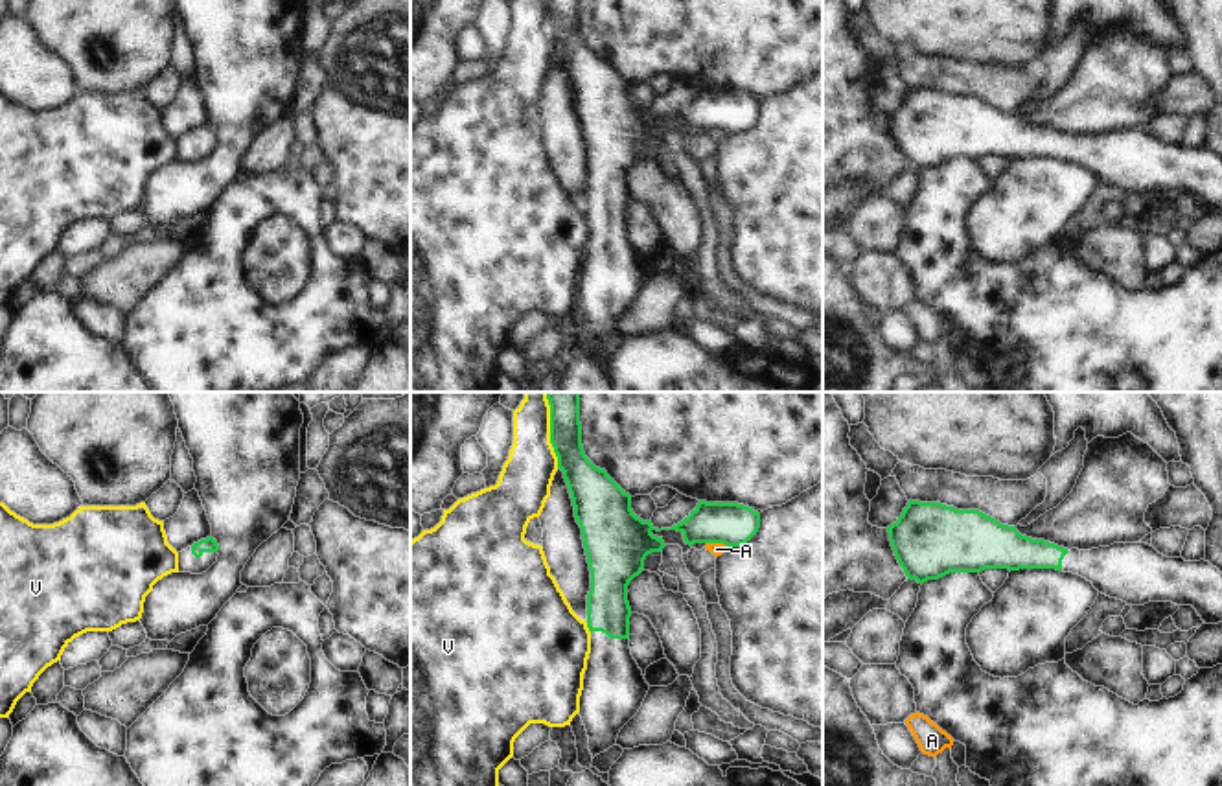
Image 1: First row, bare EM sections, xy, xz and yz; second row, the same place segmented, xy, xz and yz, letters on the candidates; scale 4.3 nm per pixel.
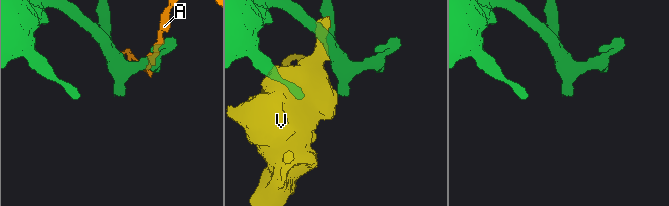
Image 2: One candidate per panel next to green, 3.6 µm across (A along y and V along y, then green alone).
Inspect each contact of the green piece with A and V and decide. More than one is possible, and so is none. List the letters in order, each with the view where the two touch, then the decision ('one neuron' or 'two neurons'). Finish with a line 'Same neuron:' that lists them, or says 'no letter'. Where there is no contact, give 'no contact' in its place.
A: xz | two neurons
V: xz | two neurons
Same neuron: no letter

